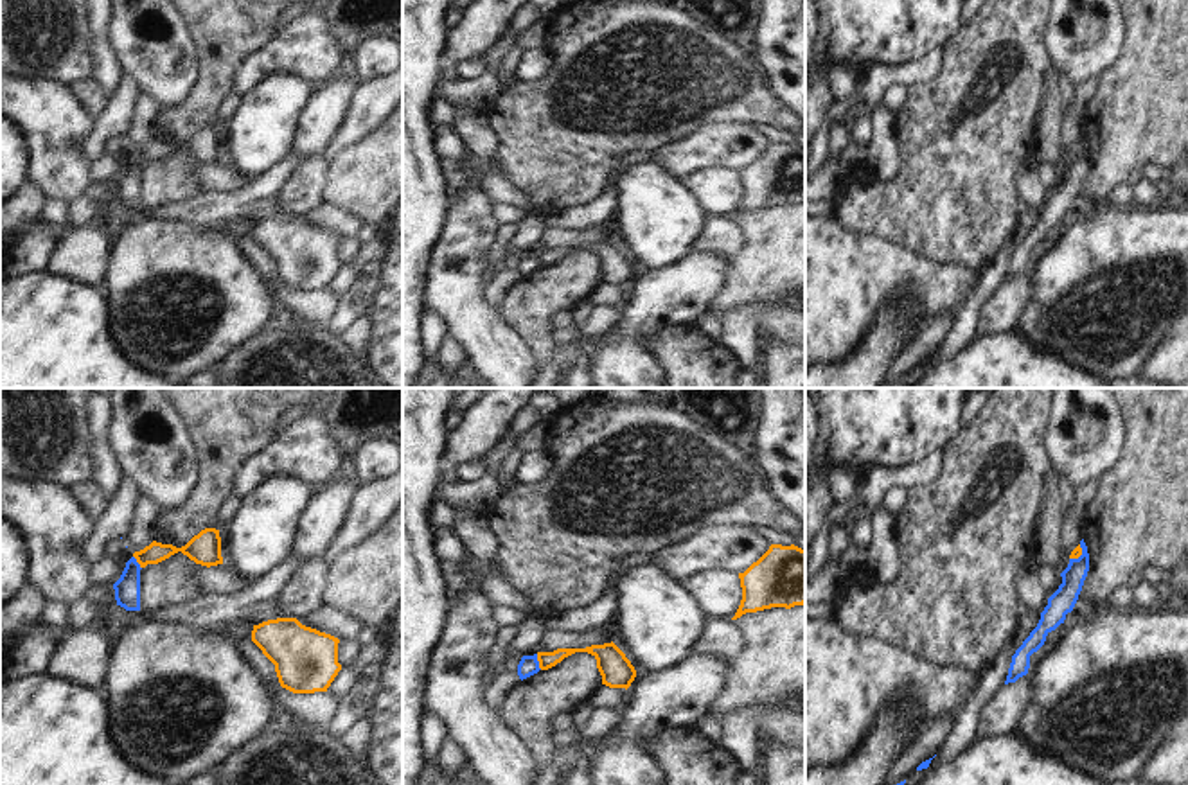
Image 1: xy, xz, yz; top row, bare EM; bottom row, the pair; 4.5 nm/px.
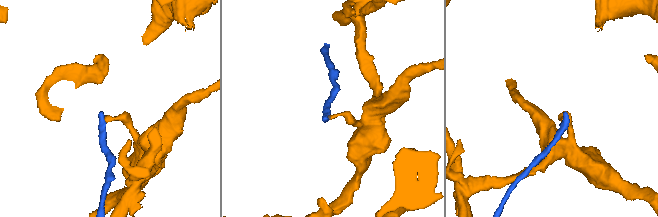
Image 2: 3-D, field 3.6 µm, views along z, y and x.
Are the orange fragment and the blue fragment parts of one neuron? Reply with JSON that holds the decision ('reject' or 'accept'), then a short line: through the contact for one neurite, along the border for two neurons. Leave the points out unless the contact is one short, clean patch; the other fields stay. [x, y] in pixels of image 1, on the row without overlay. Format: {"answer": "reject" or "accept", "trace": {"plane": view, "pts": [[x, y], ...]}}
{"answer": "reject", "trace": {"plane": "xz", "pts": [[536, 252], [541, 266]]}}

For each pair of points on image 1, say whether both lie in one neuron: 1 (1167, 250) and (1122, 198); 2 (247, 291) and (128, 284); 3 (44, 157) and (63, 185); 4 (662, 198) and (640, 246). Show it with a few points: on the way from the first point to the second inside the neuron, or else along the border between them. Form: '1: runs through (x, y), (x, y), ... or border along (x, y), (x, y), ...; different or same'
1: border along (1108, 202), (1118, 207), (1133, 205); different
2: runs through (218, 281), (189, 270), (157, 272); same
3: runs through (51, 164), (63, 178); same
4: runs through (656, 211), (653, 234); same

